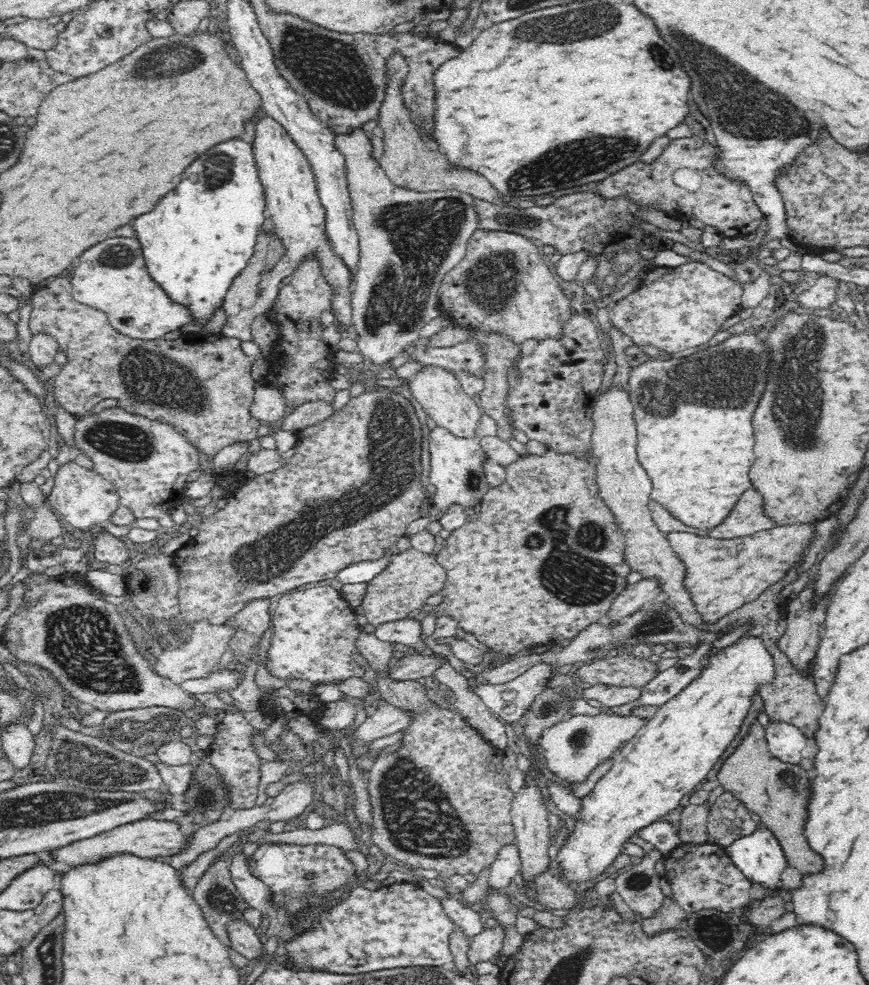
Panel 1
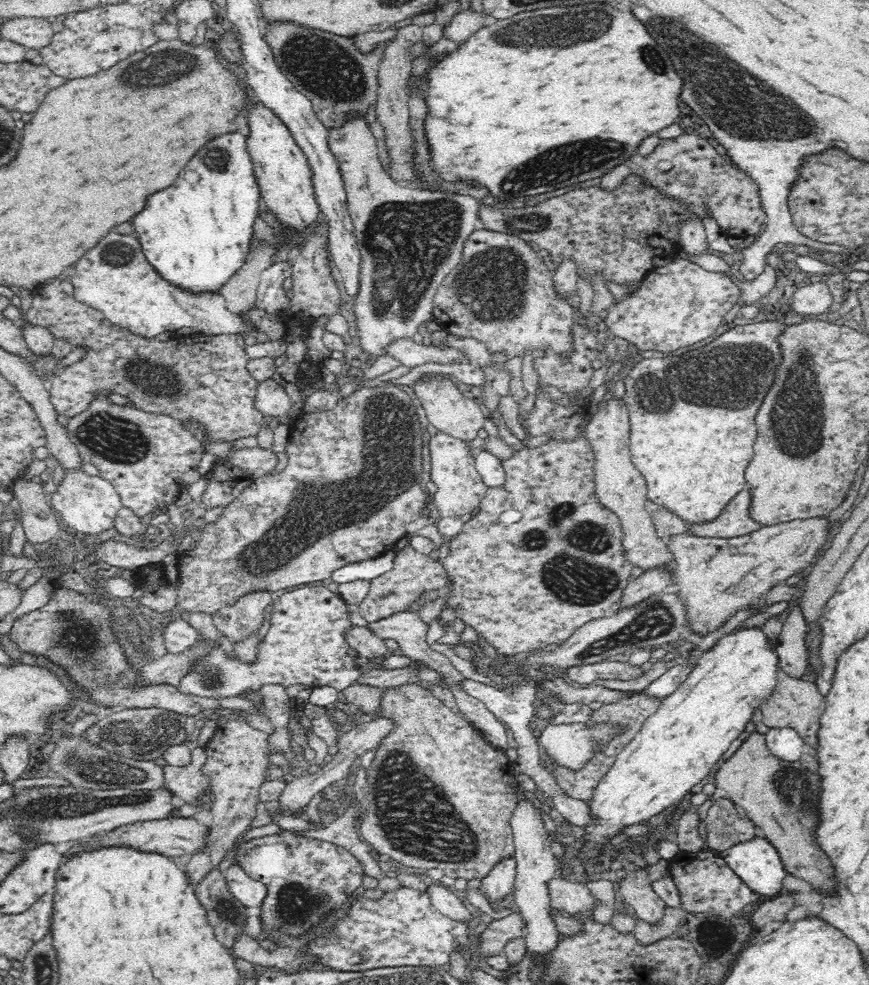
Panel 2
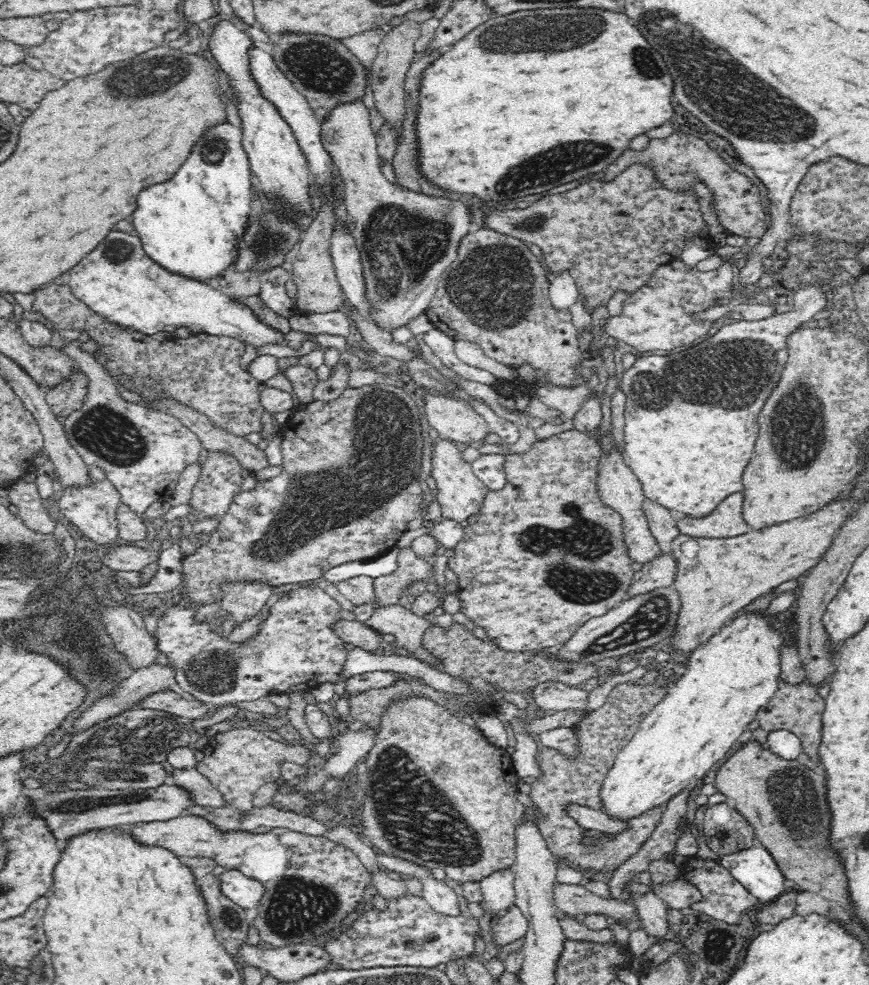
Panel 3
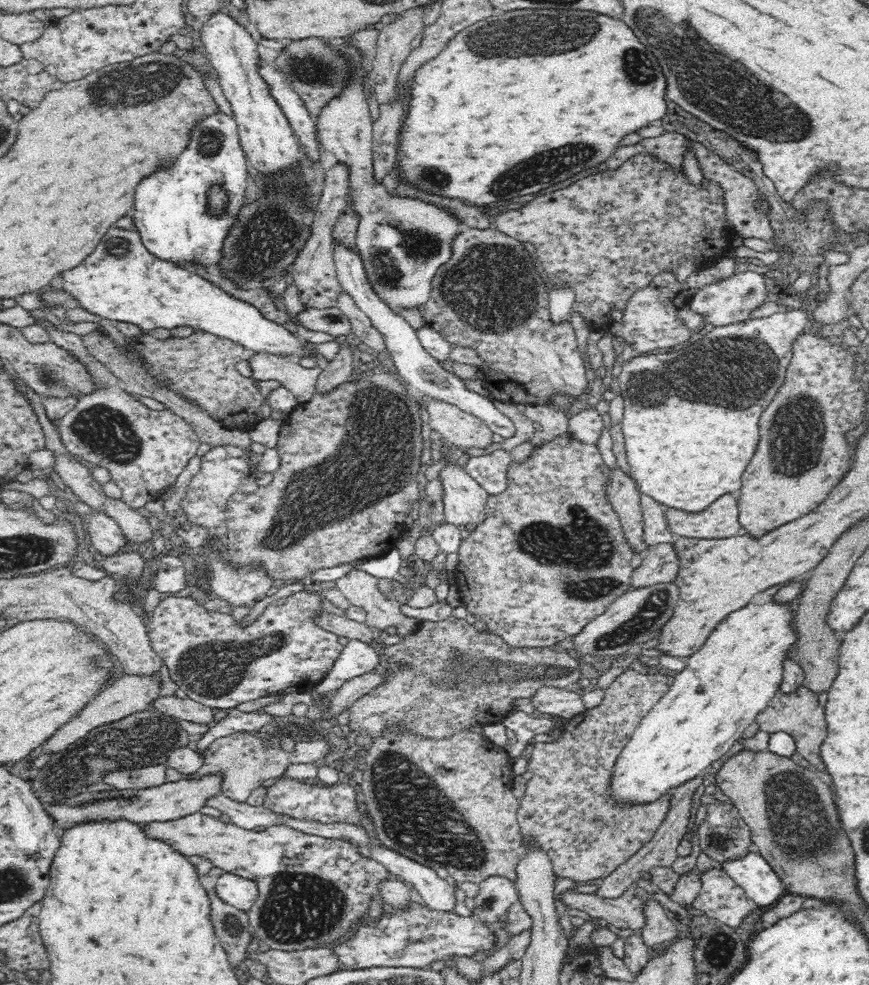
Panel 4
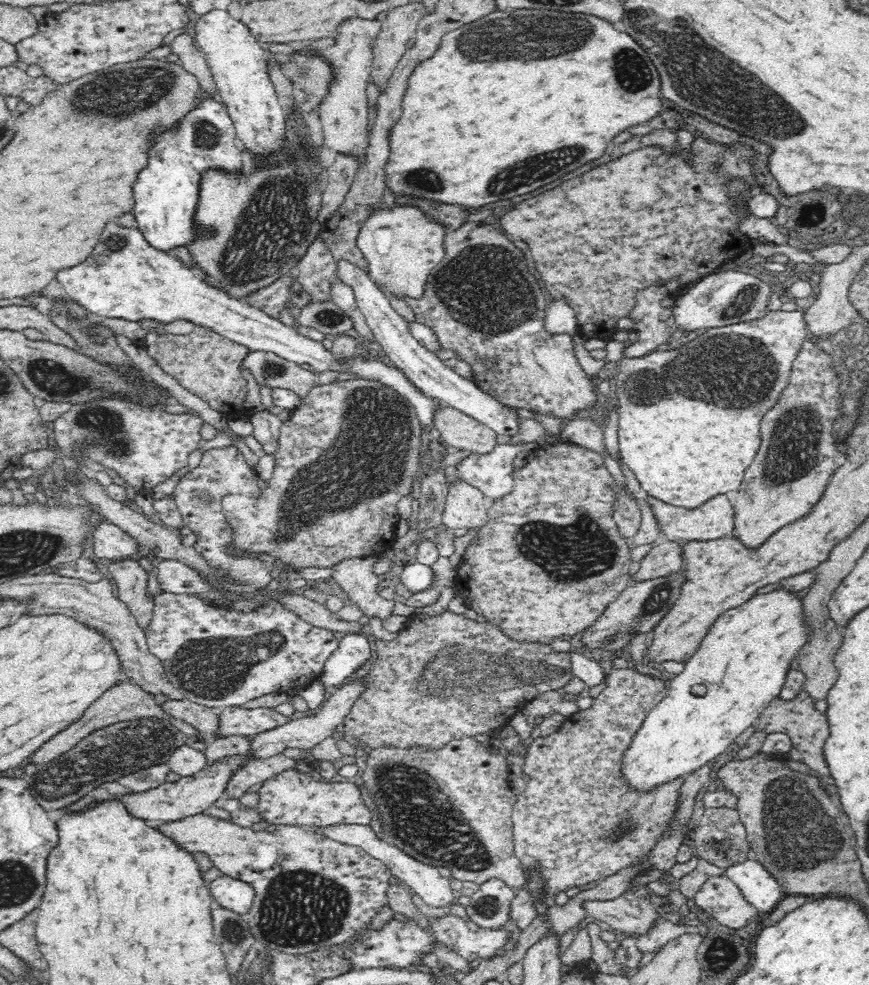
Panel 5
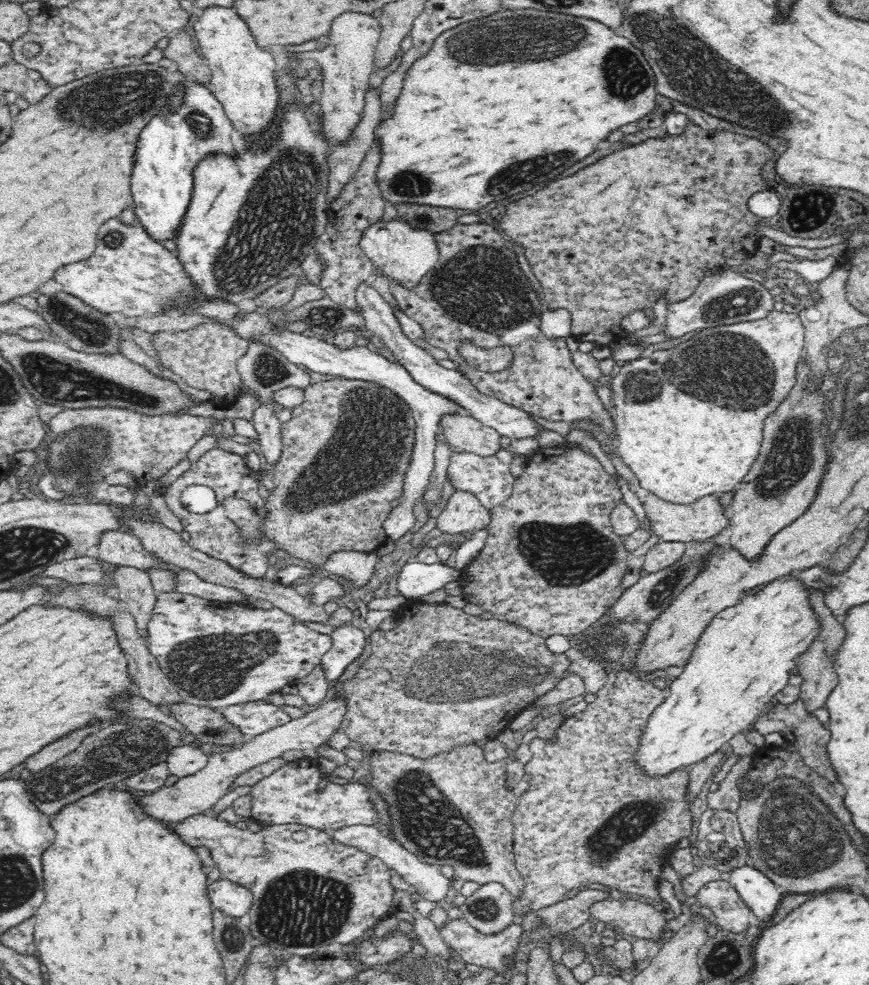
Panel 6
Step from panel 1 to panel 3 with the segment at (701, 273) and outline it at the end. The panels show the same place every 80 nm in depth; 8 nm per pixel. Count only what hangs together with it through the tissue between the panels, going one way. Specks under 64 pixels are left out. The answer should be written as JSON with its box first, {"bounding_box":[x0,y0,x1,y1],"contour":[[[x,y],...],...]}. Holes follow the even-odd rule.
{"bounding_box":[605,258,736,352],"contour":[[[674,258],[668,264],[658,266],[646,284],[630,294],[622,303],[622,312],[618,316],[605,320],[605,331],[640,352],[687,348],[696,340],[702,342],[714,324],[700,318],[700,312],[706,312],[712,306],[735,303],[736,275],[736,264],[728,260],[714,271],[700,272],[696,267],[685,264],[681,258]]]}

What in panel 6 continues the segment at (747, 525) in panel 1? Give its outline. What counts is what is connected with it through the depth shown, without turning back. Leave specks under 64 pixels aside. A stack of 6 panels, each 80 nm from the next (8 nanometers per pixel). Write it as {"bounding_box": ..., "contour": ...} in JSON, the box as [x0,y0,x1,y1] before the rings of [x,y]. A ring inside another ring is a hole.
{"bounding_box":[610,454,730,543],"contour":[[[613,454],[610,458],[617,474],[628,485],[629,490],[635,494],[641,506],[646,511],[646,517],[650,519],[653,532],[658,535],[660,541],[686,543],[706,543],[721,534],[724,528],[730,527],[730,519],[727,516],[727,508],[724,507],[719,495],[705,497],[702,501],[692,505],[676,505],[657,498],[654,494],[644,490],[638,482],[636,475],[628,468],[623,459]]]}

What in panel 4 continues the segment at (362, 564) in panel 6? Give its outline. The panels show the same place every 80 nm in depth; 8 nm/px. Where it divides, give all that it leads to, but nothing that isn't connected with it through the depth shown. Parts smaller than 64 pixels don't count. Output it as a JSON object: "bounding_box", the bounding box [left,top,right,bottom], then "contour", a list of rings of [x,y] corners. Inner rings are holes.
{"bounding_box":[334,570,422,639],"contour":[[[354,570],[354,572],[348,572],[344,578],[336,579],[334,585],[351,605],[366,610],[366,626],[372,626],[377,631],[394,628],[395,634],[398,634],[401,639],[413,636],[422,626],[422,621],[406,616],[397,601],[387,599],[378,590],[377,578],[371,574]]]}

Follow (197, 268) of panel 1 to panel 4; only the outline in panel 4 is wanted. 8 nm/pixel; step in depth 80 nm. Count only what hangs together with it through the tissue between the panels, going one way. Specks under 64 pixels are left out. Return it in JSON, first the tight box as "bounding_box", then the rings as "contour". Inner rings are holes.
{"bounding_box":[132,112,248,269],"contour":[[[223,112],[220,114],[214,114],[212,118],[204,120],[200,126],[198,126],[198,132],[194,130],[192,132],[192,140],[190,140],[190,146],[186,150],[186,154],[176,162],[176,166],[172,166],[172,170],[164,172],[164,174],[158,174],[156,178],[148,178],[144,180],[138,190],[136,190],[136,204],[134,204],[134,216],[132,220],[136,227],[137,233],[140,235],[143,245],[150,254],[159,258],[161,261],[169,262],[170,264],[177,266],[178,268],[190,269],[189,266],[196,266],[196,268],[209,268],[210,266],[219,266],[220,262],[224,260],[224,244],[227,242],[228,236],[231,234],[231,227],[236,226],[240,212],[244,206],[246,206],[246,182],[248,182],[248,163],[246,162],[246,154],[244,154],[243,148],[240,146],[240,134],[235,119],[226,116]],[[217,186],[224,191],[225,205],[221,210],[212,210],[211,208],[211,191]]]}

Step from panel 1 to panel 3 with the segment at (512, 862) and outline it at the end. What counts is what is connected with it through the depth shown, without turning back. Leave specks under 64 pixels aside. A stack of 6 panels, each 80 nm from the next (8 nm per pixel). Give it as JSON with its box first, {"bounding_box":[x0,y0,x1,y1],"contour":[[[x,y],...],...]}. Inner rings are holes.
{"bounding_box":[479,866,515,914],"contour":[[[512,866],[492,871],[486,878],[479,880],[482,903],[481,907],[487,914],[497,914],[513,904],[515,876]]]}

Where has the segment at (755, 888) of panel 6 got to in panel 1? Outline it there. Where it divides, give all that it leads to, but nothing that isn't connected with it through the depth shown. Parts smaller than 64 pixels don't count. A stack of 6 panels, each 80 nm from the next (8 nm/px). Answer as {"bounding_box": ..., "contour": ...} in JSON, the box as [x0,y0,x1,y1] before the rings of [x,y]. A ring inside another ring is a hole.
{"bounding_box":[726,822,787,890],"contour":[[[759,822],[754,832],[731,842],[726,851],[750,881],[780,890],[780,875],[787,867],[786,853],[768,825]]]}

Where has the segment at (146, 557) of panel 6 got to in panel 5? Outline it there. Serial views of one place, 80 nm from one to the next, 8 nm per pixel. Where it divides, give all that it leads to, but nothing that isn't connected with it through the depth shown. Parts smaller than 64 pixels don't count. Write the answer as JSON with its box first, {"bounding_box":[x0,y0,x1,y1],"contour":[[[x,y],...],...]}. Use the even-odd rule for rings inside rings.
{"bounding_box":[92,519,138,561],"contour":[[[102,519],[94,525],[92,542],[98,558],[114,561],[126,557],[138,558],[135,556],[138,553],[138,543],[108,519]]]}

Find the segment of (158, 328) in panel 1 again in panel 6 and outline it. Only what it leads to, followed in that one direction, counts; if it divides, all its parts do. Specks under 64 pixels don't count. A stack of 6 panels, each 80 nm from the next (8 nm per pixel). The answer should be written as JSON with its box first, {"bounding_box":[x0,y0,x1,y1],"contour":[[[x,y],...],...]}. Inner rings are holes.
{"bounding_box":[54,220,466,542],"contour":[[[108,220],[100,228],[98,246],[92,256],[82,262],[63,266],[56,270],[54,279],[62,287],[63,292],[71,294],[81,300],[86,306],[91,306],[97,313],[114,314],[120,312],[126,318],[144,316],[144,314],[156,314],[168,316],[168,312],[174,315],[188,314],[188,316],[202,316],[210,322],[225,326],[238,338],[246,342],[259,342],[261,345],[277,350],[292,364],[302,364],[312,372],[318,374],[332,374],[344,379],[356,379],[362,381],[377,382],[383,387],[394,391],[412,409],[412,415],[416,421],[416,446],[412,452],[412,463],[407,473],[407,481],[404,486],[400,504],[394,507],[390,518],[384,522],[390,540],[396,542],[402,538],[415,522],[413,509],[422,501],[422,494],[430,482],[430,476],[435,468],[435,444],[437,441],[436,430],[440,419],[445,414],[460,412],[466,414],[463,408],[459,408],[449,398],[416,384],[408,371],[400,364],[389,361],[385,357],[374,353],[366,346],[355,346],[350,350],[342,350],[334,344],[326,343],[325,340],[308,337],[308,334],[292,331],[288,327],[276,325],[268,314],[261,310],[248,312],[238,308],[238,303],[228,299],[216,297],[204,297],[200,289],[191,278],[183,262],[173,251],[164,248],[153,241],[146,231],[140,226],[128,226],[118,220]]]}

